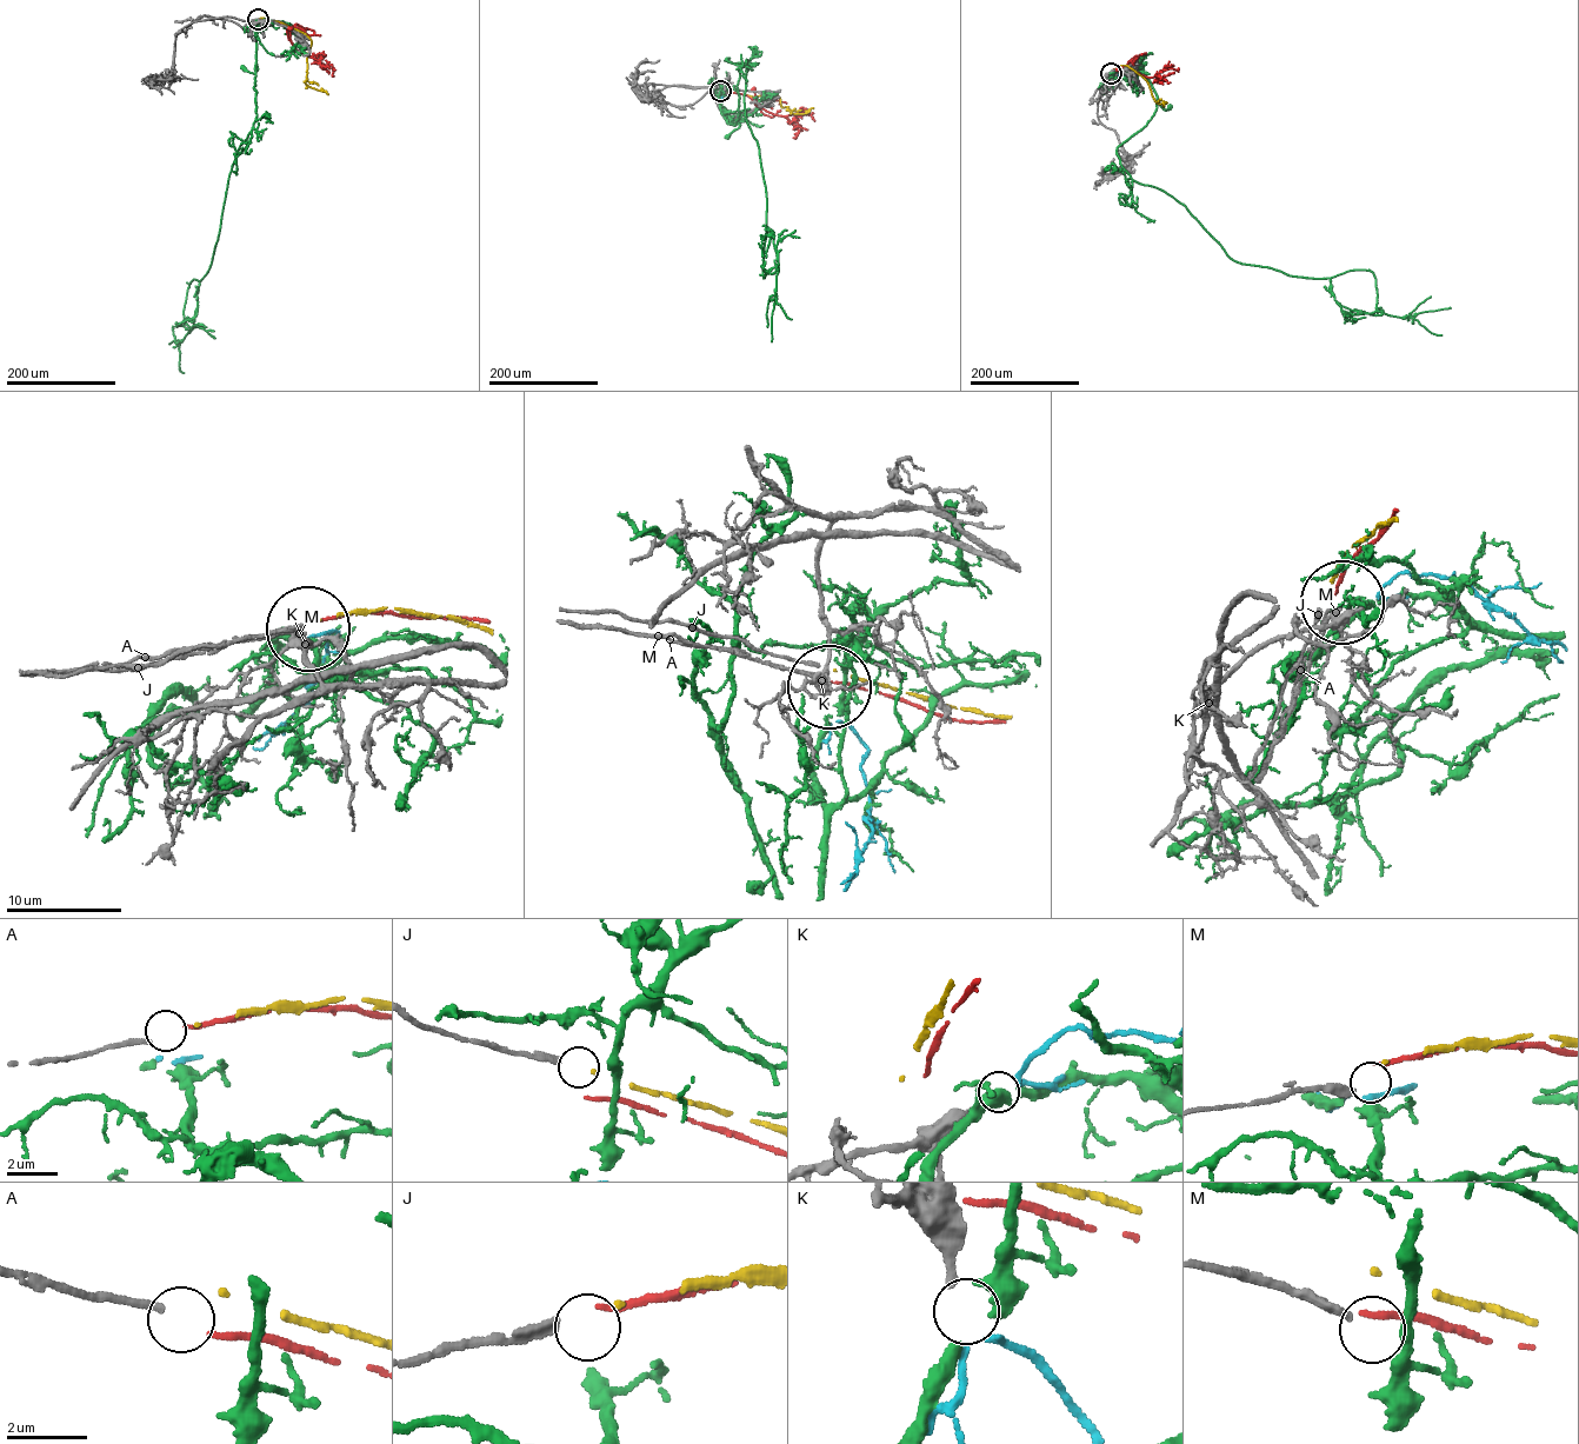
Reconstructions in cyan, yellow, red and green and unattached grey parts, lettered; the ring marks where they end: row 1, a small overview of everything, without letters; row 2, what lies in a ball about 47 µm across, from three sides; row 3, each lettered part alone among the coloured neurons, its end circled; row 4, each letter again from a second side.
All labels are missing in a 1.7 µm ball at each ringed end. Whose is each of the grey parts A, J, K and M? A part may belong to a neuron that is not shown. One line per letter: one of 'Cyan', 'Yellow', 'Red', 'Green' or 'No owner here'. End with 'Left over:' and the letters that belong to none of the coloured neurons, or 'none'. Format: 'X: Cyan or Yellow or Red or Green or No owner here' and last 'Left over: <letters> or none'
A: Red
J: Yellow
K: Cyan
M: No owner here
Left over: M

